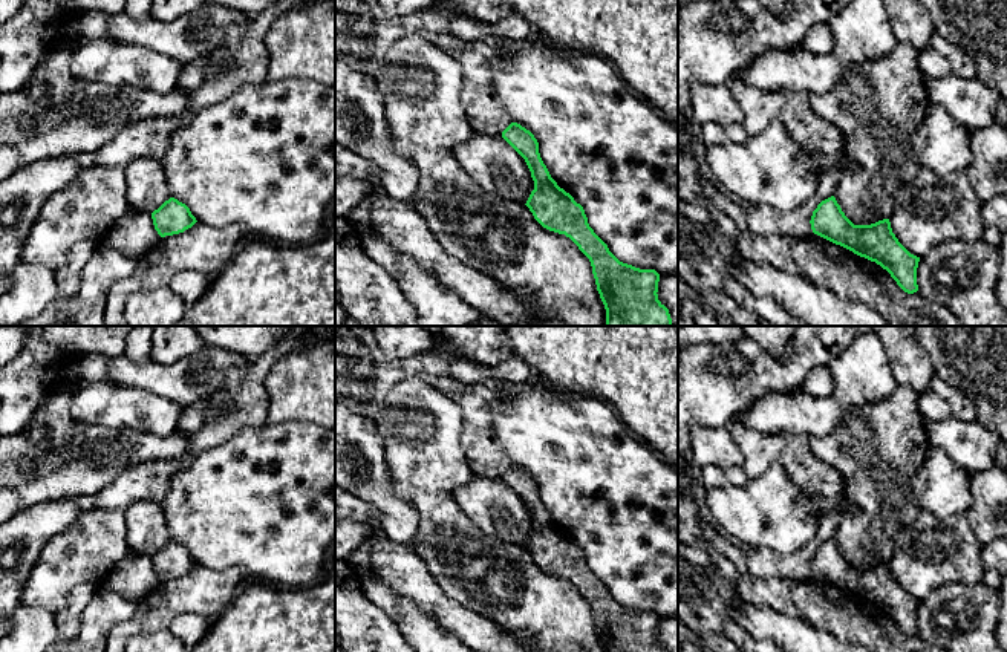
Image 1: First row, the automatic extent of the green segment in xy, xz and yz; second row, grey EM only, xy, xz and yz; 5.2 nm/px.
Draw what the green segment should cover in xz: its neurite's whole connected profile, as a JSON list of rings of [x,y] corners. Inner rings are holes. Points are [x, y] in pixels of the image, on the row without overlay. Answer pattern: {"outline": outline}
{"outline": [[[511,465],[502,481],[531,514],[534,533],[525,548],[543,571],[565,577],[589,601],[605,652],[667,652],[657,637],[660,617],[623,606],[609,594],[589,569],[583,549],[551,520],[534,478]]]}

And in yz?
{"outline": [[[831,539],[817,548],[810,566],[814,577],[880,608],[904,635],[918,634],[920,600],[898,585],[889,562],[871,568],[854,568]]]}

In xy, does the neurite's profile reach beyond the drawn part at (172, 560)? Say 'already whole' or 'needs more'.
already whole

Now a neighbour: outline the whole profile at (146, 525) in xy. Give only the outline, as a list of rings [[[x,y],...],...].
[[[138,502],[125,510],[125,533],[130,551],[153,556],[170,542],[162,507],[155,502]]]

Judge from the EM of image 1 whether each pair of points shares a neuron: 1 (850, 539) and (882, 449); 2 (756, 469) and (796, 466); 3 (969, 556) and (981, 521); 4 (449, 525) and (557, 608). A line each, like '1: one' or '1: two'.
1: one
2: one
3: two
4: one

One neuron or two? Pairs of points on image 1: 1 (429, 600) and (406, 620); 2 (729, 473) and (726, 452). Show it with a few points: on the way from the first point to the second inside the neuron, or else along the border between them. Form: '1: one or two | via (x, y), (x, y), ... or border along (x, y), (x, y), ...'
1: two | border along (391, 586), (449, 629)
2: two | border along (741, 466), (701, 466), (697, 470)

